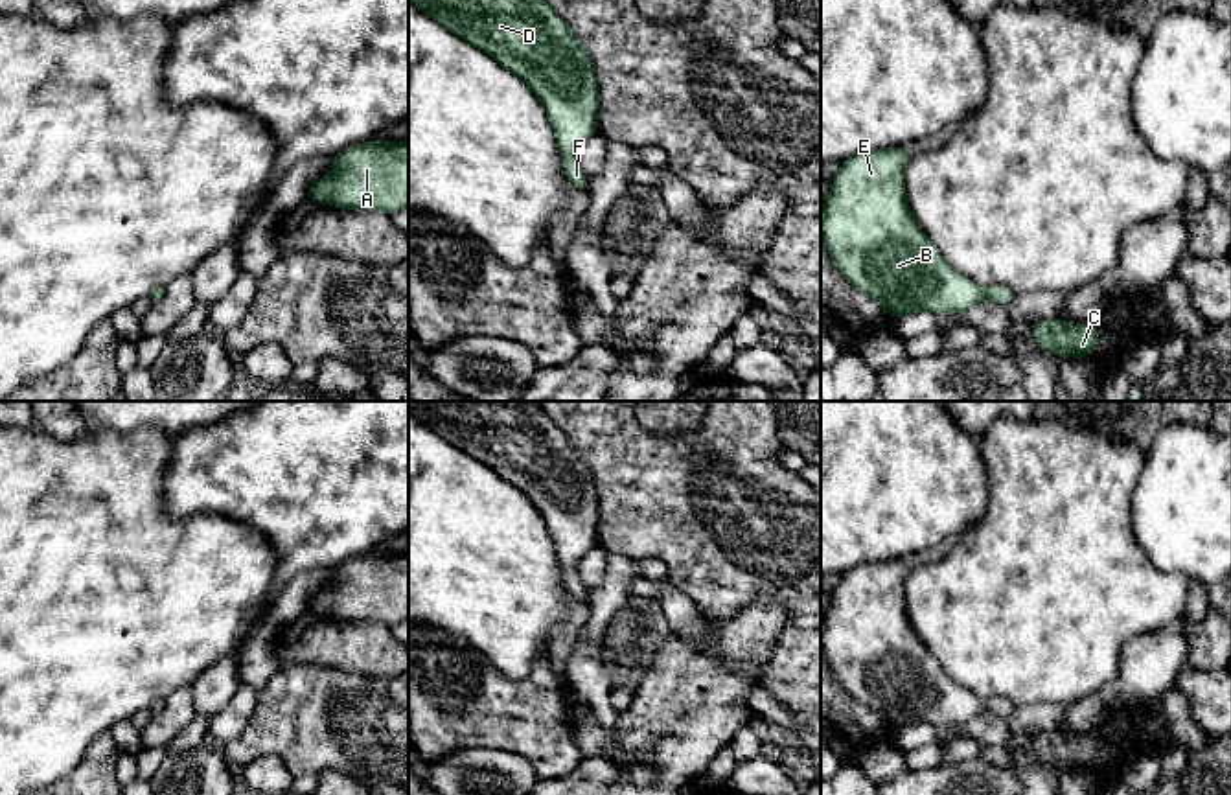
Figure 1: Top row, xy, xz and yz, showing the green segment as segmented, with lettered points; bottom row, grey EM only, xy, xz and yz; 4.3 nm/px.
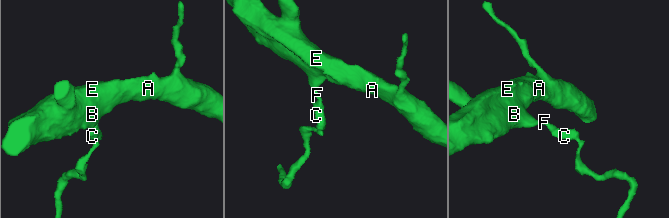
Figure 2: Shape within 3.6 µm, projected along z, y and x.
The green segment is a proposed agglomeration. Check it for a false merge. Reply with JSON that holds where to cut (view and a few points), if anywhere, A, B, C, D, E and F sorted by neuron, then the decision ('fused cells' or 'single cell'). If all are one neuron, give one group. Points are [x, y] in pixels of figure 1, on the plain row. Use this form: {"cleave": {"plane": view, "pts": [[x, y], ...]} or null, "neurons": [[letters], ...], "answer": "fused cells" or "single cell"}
{"cleave": null, "neurons": [["A", "B", "C", "D", "E", "F"]], "answer": "single cell"}

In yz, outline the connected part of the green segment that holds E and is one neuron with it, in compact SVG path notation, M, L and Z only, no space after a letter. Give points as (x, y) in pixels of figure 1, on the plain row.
M896 558L863 563L841 574L830 605L823 613L823 650L834 677L856 703L876 712L894 731L916 723L964 725L986 710L1005 718L1014 714L1012 701L997 696L984 701L940 670L907 616L905 580L909 572L903 559Z

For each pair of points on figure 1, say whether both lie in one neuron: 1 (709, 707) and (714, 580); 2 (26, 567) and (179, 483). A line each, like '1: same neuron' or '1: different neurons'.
1: different neurons
2: different neurons

